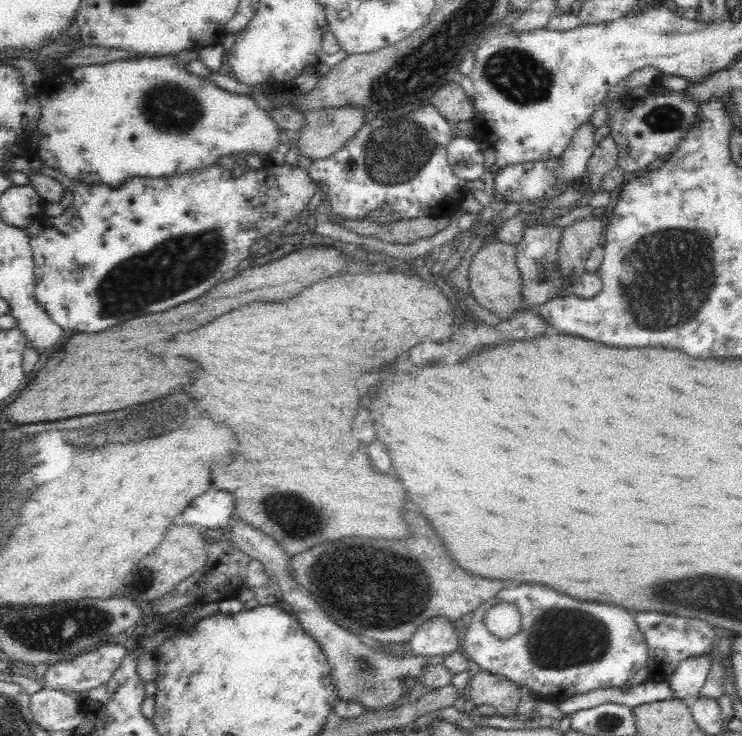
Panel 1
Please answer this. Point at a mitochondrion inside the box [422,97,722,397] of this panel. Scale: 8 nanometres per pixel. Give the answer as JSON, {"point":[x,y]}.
{"point":[666,282]}

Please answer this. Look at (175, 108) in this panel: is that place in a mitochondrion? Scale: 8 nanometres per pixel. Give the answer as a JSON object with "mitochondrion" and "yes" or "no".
{"mitochondrion":"yes"}

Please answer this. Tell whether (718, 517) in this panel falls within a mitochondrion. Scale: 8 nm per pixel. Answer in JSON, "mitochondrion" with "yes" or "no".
{"mitochondrion":"no"}

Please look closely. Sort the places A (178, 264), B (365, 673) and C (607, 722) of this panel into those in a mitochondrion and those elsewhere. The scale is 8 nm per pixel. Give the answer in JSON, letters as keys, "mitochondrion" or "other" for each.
{"A":"mitochondrion","B":"mitochondrion","C":"mitochondrion"}

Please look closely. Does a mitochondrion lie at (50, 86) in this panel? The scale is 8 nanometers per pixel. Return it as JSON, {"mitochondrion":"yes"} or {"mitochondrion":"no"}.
{"mitochondrion":"no"}

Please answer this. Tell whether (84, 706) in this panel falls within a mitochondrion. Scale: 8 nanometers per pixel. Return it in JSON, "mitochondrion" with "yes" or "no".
{"mitochondrion":"no"}

